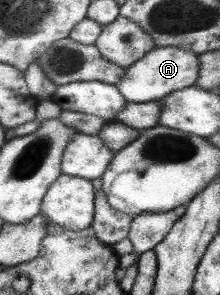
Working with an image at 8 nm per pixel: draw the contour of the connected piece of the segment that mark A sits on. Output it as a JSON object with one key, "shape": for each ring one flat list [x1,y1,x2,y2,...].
{"shape":[[171,46,153,48,143,55,137,62,125,68,124,75,116,82,116,89,125,98,126,102,146,103,159,101,164,96,193,86,198,77,198,55,191,54,187,50]]}

